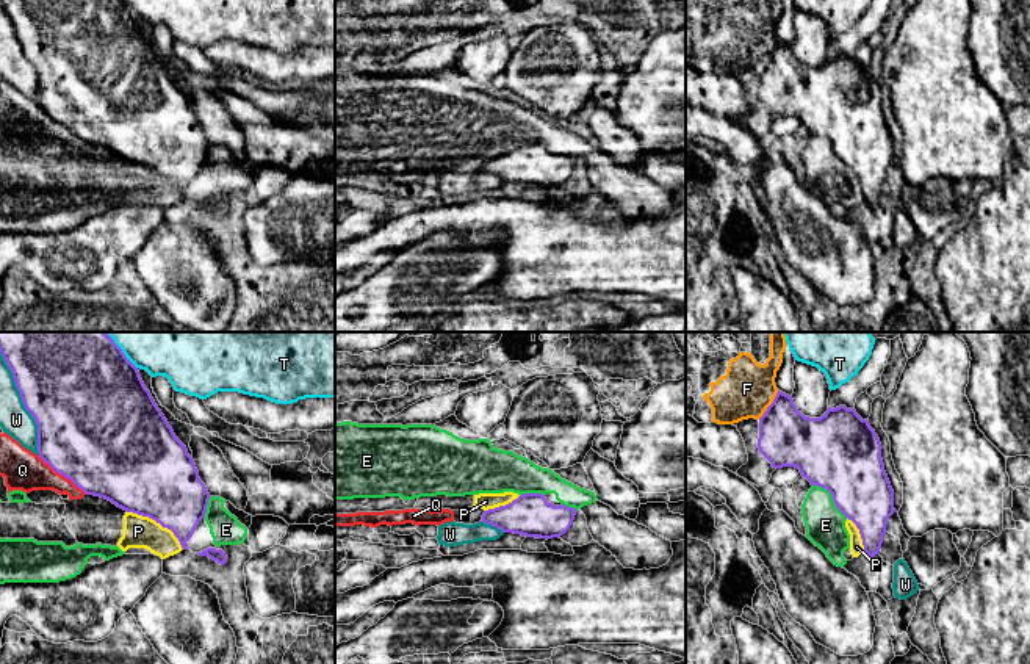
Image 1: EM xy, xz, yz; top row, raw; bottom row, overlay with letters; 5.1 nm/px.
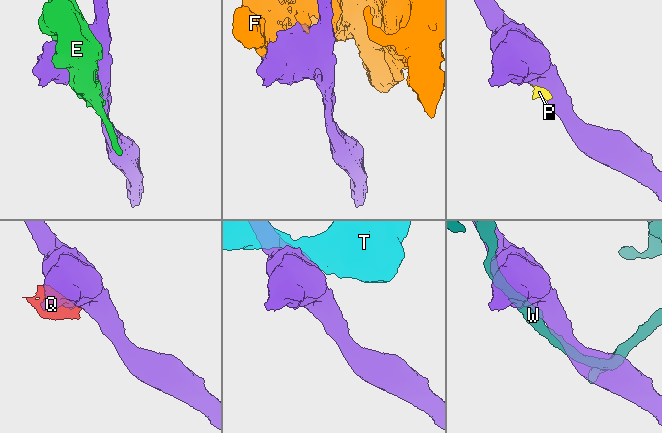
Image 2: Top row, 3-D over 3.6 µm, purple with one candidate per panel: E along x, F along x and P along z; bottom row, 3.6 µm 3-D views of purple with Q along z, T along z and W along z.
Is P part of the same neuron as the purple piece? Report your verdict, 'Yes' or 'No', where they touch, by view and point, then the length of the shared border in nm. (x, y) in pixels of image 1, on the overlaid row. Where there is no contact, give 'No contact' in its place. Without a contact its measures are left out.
No. Touches purple at xy (158, 522). Shared border 360 nm

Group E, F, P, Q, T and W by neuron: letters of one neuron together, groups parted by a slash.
E P Q / F / T / W

